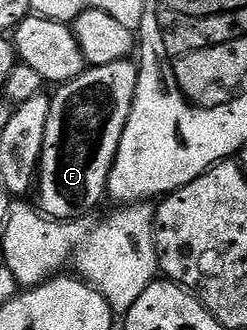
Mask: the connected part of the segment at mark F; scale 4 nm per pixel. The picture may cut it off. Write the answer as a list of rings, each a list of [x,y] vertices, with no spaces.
[[[127,60],[113,62],[103,66],[90,66],[77,74],[71,82],[63,82],[50,98],[48,124],[44,128],[44,148],[42,159],[38,165],[36,179],[36,206],[45,217],[55,220],[78,220],[89,210],[94,210],[107,197],[106,185],[116,160],[116,152],[120,148],[120,140],[124,136],[124,128],[128,124],[130,109],[138,87],[138,62]]]

